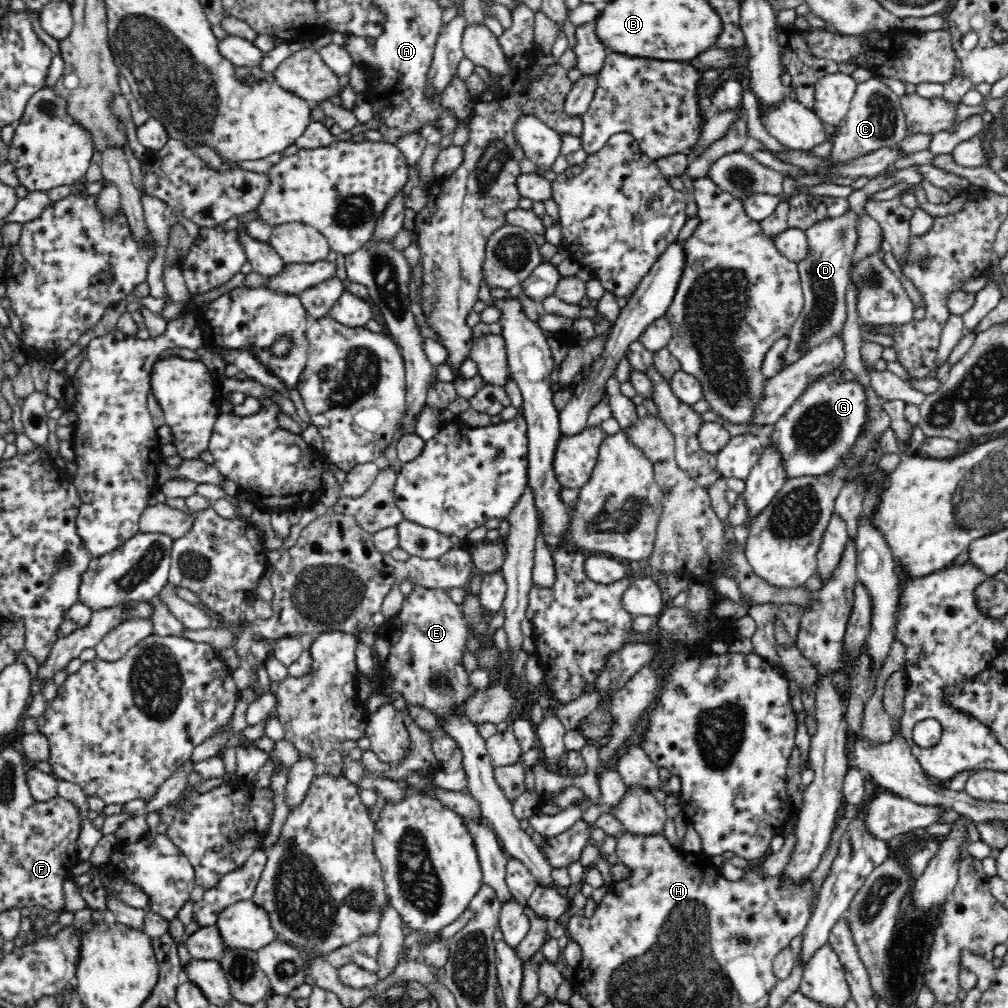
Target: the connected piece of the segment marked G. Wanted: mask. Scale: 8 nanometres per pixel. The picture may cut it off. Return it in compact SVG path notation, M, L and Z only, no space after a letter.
M840 368L836 369L833 373L829 375L820 377L817 381L814 381L794 402L793 406L775 423L774 432L768 440L772 445L776 445L776 449L780 449L782 457L784 457L784 467L786 467L786 473L788 473L789 478L795 477L820 477L824 474L830 473L830 470L836 469L837 465L841 462L843 455L847 454L847 451L855 444L855 441L859 438L863 427L865 426L867 420L867 404L866 404L866 393L864 389L860 389L858 381L855 382L841 382L838 379L838 374L840 374Z

